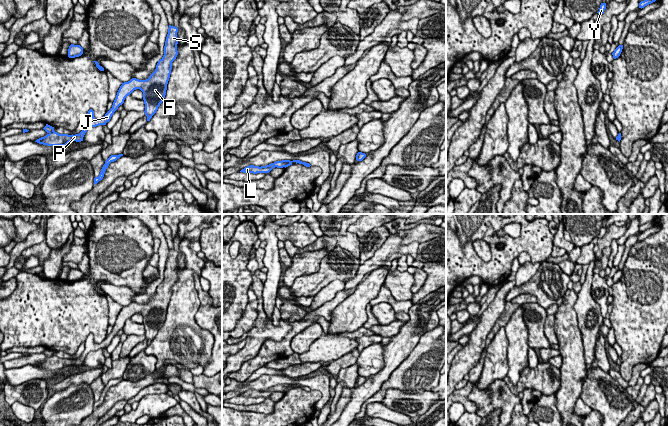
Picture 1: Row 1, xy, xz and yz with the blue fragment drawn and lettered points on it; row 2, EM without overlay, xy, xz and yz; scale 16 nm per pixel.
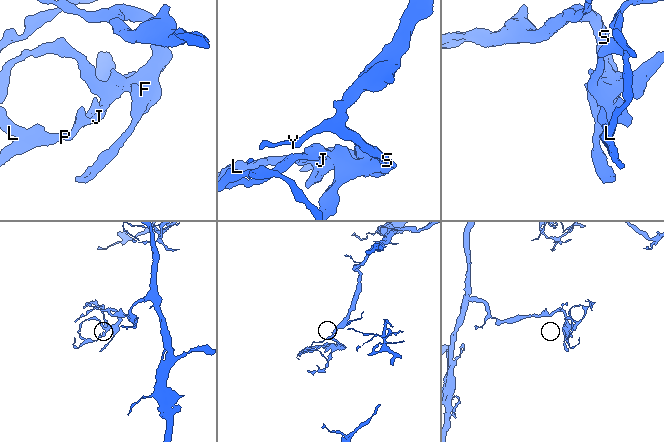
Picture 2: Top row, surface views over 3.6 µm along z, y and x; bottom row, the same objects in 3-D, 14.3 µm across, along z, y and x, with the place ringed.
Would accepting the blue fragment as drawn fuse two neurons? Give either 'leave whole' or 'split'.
leave whole

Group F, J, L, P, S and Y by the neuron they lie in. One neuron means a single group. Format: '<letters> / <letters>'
F J L P S Y

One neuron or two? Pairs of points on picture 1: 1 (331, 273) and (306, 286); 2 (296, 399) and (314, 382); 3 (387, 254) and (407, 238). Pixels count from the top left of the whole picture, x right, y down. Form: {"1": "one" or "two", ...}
{"1": "one", "2": "two", "3": "two"}

